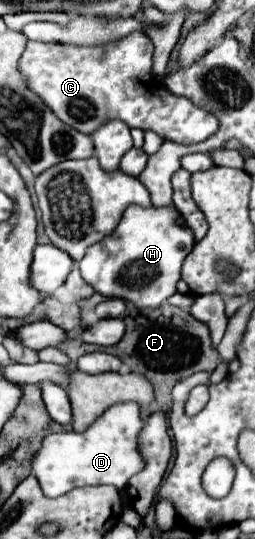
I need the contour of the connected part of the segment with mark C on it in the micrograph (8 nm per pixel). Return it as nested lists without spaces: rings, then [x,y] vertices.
[[[132,32],[124,38],[118,38],[116,42],[106,42],[100,46],[46,44],[30,40],[20,58],[20,72],[26,76],[28,88],[36,92],[62,122],[84,134],[92,134],[102,124],[114,118],[124,120],[130,128],[152,130],[166,142],[196,144],[216,134],[218,118],[214,118],[214,114],[210,114],[202,106],[194,106],[188,98],[170,94],[170,90],[166,90],[164,86],[164,80],[152,74],[152,52],[152,40],[142,32]]]

